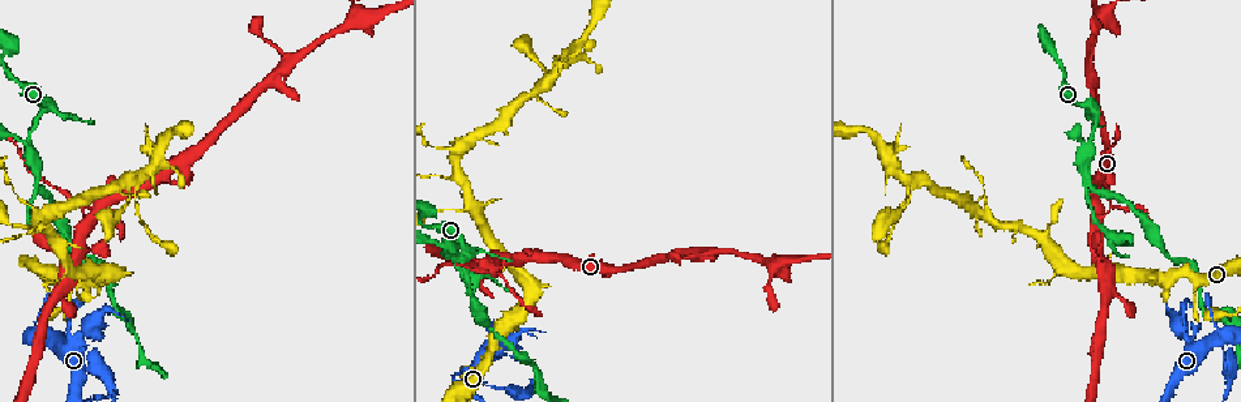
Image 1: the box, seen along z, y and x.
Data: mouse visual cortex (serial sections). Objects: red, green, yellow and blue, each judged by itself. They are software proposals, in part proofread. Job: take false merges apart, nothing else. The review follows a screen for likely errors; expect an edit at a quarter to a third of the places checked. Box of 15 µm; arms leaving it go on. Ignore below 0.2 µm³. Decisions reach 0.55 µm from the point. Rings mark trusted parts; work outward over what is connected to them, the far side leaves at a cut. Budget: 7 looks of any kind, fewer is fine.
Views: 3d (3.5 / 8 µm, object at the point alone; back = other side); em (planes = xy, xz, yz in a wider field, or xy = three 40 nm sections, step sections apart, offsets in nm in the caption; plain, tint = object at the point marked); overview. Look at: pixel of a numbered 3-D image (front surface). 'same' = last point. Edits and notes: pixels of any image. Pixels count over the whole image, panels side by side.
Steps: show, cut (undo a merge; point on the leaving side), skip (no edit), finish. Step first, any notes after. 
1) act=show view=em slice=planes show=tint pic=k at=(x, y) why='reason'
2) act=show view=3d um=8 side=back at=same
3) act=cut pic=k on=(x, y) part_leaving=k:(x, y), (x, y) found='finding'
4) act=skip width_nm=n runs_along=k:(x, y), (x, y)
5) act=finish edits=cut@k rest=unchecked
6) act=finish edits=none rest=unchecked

act=show view=3d um=3.5 pic=1 at=(1098, 218) why='three-way junction'

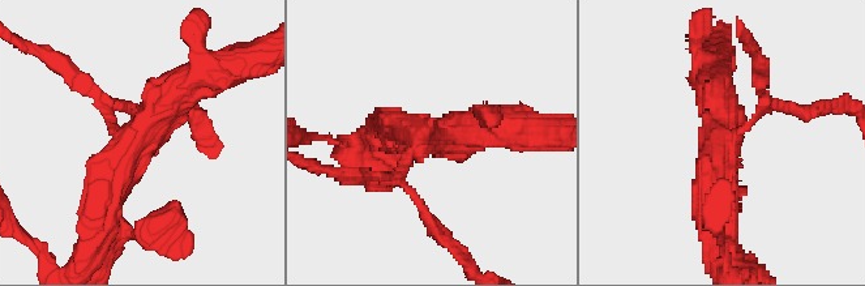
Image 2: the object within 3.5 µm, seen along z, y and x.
act=skip runs_along=2:(196, 75), (124, 148), (105, 220) found='all the same cell'

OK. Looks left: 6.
act=show view=em slice=xy step=3 show=tint pic=1 at=(50, 109) why='sharp bend'

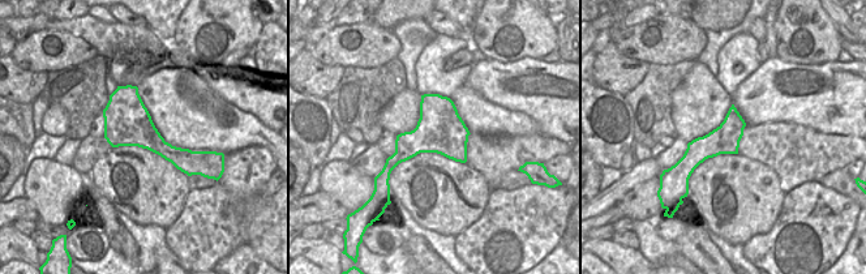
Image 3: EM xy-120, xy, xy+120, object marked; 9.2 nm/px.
act=show view=3d um=3.5 at=same

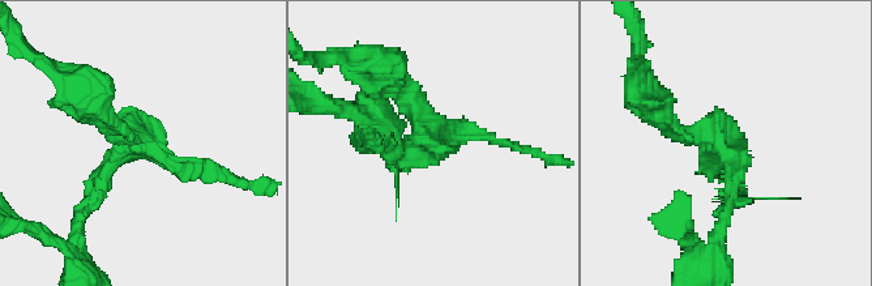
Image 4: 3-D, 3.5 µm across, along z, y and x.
act=skip runs_along=3:(733, 111), (733, 121), (681, 167) found='continuous, no second cell'

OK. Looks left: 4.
act=show view=3d um=3.5 pic=1 at=(989, 215) why='three arms meet'

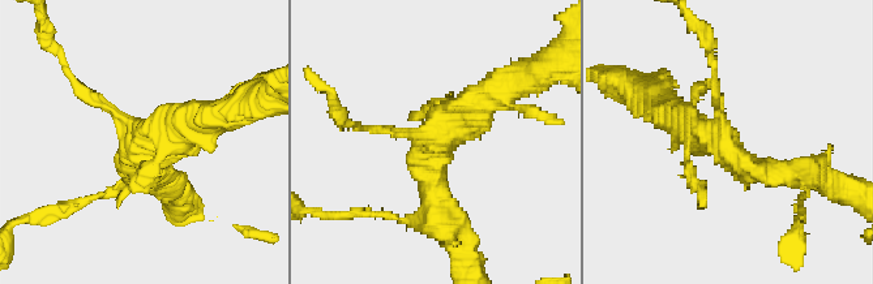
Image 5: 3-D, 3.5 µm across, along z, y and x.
act=show view=em slice=planes show=plain pic=5 at=(144, 142)

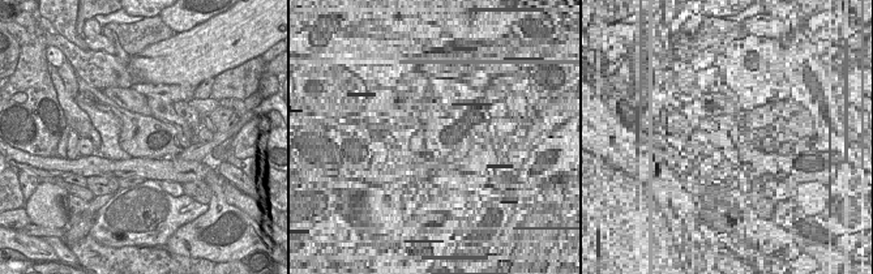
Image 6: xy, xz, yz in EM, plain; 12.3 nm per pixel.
act=show view=em slice=planes show=tint at=same

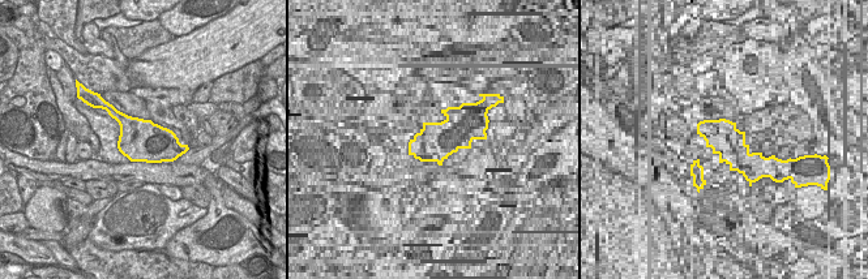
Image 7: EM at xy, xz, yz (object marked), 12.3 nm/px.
act=skip width_nm=500 runs_along=5:(433, 212), (433, 140), (506, 89) found='one cell here'

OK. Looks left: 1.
act=finish edits=none rest=unchecked

